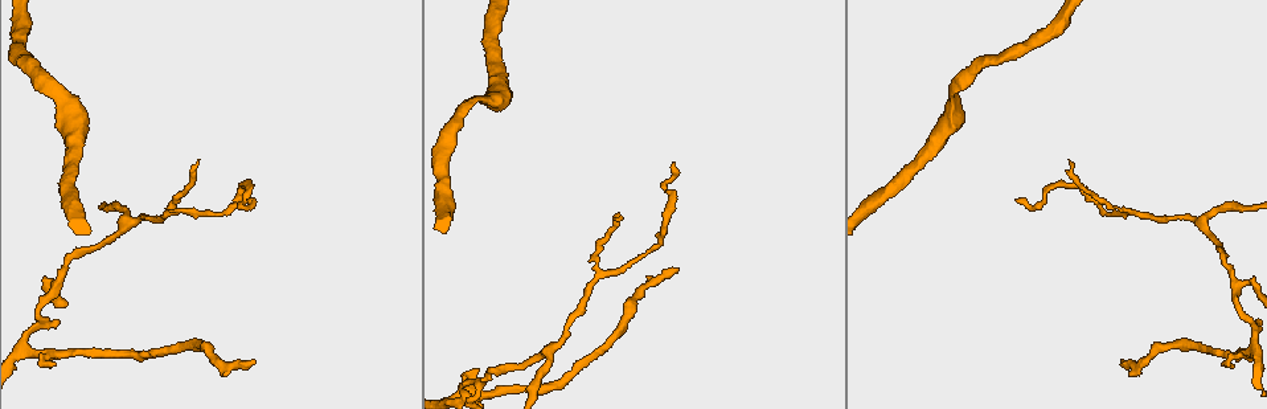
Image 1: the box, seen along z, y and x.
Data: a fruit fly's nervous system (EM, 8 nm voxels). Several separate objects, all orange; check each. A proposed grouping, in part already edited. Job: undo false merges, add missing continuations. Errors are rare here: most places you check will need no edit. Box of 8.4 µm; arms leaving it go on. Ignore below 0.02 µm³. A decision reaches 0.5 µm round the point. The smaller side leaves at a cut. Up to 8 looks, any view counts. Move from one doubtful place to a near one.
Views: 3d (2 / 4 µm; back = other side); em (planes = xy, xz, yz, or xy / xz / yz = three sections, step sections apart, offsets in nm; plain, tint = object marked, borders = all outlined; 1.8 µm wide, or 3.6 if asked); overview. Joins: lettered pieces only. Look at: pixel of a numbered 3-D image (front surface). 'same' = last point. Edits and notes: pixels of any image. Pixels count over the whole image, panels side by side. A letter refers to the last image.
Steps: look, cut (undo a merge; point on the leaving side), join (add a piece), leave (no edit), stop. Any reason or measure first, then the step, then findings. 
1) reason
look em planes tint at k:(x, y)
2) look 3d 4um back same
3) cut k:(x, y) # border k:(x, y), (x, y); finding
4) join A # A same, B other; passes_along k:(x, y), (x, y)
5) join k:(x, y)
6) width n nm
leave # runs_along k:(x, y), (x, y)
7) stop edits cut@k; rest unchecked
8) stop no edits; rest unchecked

look 3d 2um at 1:(675, 268)

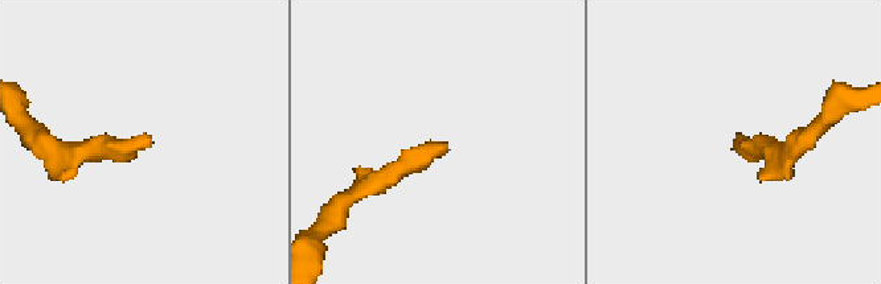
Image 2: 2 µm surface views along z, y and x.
look em xz step 16 tint at 2:(735, 139)

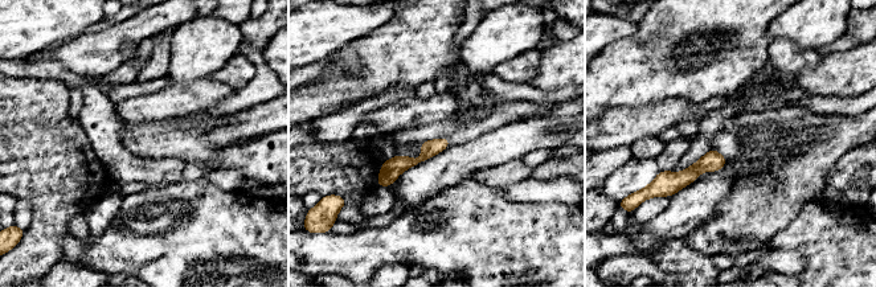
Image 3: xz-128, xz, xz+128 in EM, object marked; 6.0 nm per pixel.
cut it another way
look em planes borders same

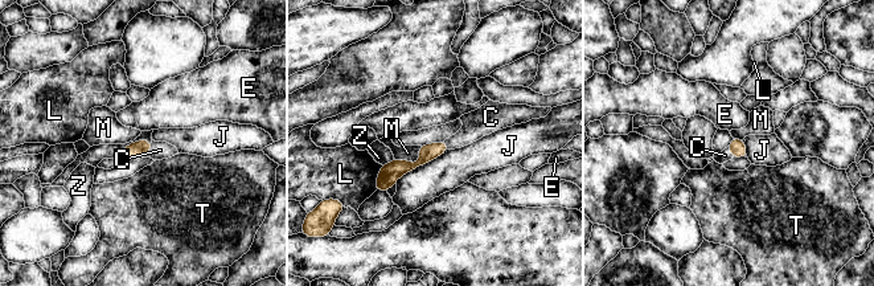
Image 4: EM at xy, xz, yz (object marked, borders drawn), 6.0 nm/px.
join 4:(160, 150) # C same, E other, J other, L other, M other, T other, Z other; it goes on there

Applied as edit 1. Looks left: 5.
an open end
look em planes borders at 1:(675, 161)

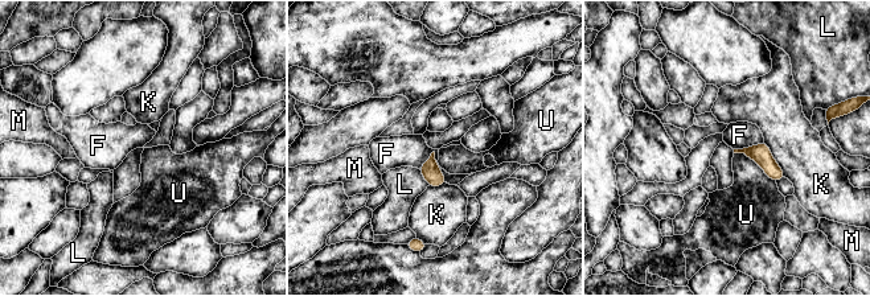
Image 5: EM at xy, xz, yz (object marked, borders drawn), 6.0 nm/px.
leave # F other, K other, L other, M other, U other; border 5:(433, 151), (436, 165), (447, 183); none of them fits

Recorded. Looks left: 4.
a fork
look em 3.6um planes tint at 1:(551, 347)

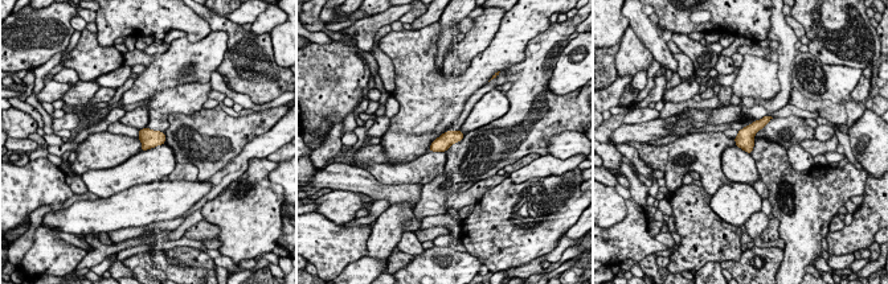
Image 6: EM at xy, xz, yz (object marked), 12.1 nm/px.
see the neighbours
look em 3.6um planes borders same

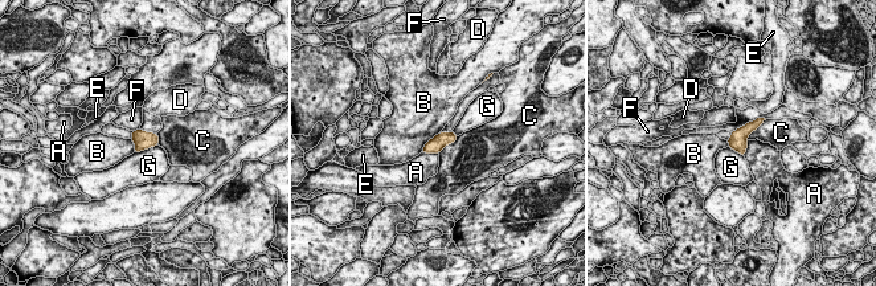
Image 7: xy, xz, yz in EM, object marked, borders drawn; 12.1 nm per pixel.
leave # A other, B other, C other, D other, E other, F other, G other; border 7:(439, 131), (421, 151); all the same neuron

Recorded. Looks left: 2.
an open end
look em 3.6um xz step 16 tint at 1:(1071, 162)

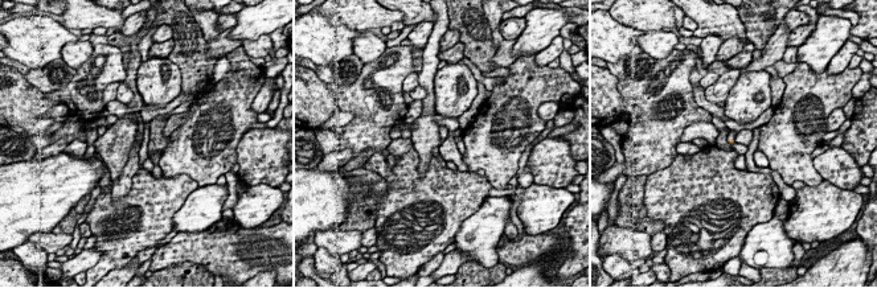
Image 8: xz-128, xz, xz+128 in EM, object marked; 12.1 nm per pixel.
another direction
look em 3.6um planes borders same

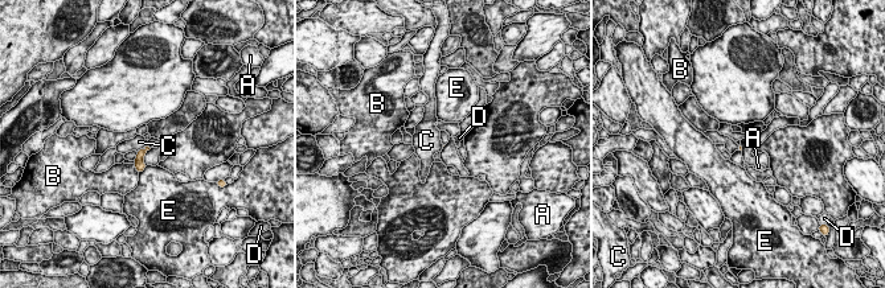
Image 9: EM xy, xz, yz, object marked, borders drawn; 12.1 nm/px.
leave # A other, B other, C other, D other, E other; border 9:(147, 144), (139, 151); none of them fits

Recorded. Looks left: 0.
stop edits join@4; rest unchecked

